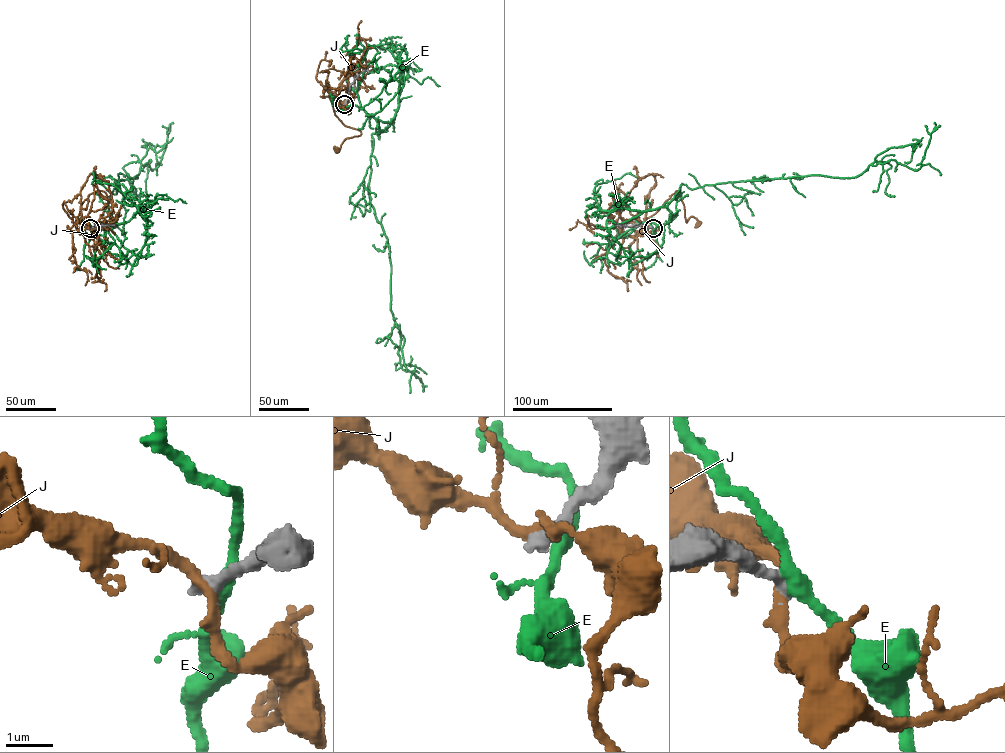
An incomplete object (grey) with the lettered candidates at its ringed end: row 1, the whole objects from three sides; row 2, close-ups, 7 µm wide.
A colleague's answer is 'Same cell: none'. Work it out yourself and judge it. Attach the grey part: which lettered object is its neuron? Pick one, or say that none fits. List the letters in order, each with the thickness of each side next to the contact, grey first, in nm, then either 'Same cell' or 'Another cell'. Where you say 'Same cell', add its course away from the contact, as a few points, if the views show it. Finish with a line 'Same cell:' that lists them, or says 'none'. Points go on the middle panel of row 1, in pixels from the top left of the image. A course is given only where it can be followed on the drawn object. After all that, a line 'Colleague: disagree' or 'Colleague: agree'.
E: Thickness 360 nm (grey) against 260 nm. Another cell
J: Thickness 340 nm (grey) against 240 nm. Another cell
Same cell: none
Colleague: agree

